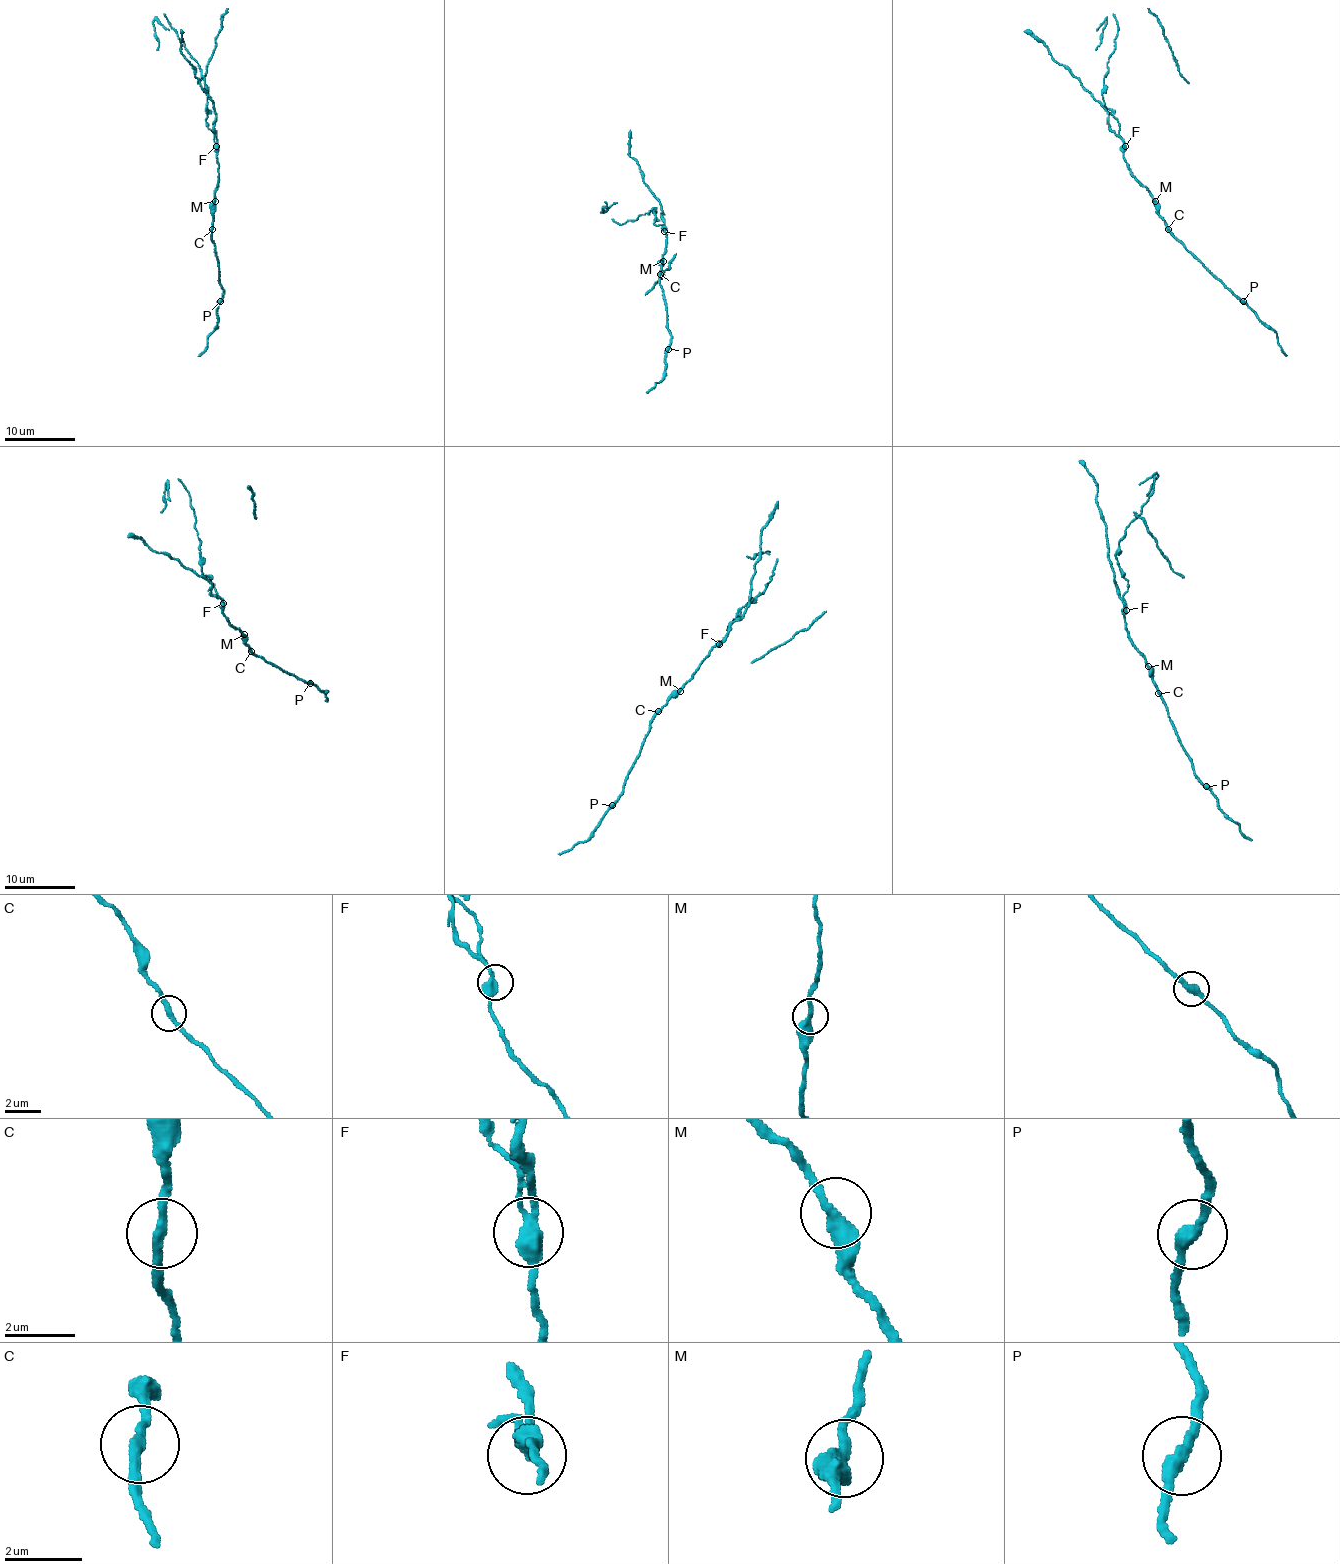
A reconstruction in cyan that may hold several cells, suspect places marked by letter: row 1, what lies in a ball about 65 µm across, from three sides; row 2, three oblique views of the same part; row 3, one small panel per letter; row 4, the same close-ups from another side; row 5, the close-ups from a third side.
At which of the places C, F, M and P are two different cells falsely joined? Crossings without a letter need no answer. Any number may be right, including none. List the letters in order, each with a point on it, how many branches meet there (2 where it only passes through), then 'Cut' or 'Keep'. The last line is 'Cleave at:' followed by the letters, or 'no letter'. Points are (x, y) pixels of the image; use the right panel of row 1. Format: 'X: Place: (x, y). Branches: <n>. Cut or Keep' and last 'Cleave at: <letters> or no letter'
C: Place: (1168, 229). Branches: 2. Keep
F: Place: (1125, 146). Branches: 2. Cut
M: Place: (1155, 201). Branches: 2. Keep
P: Place: (1243, 301). Branches: 2. Keep
Cleave at: F

